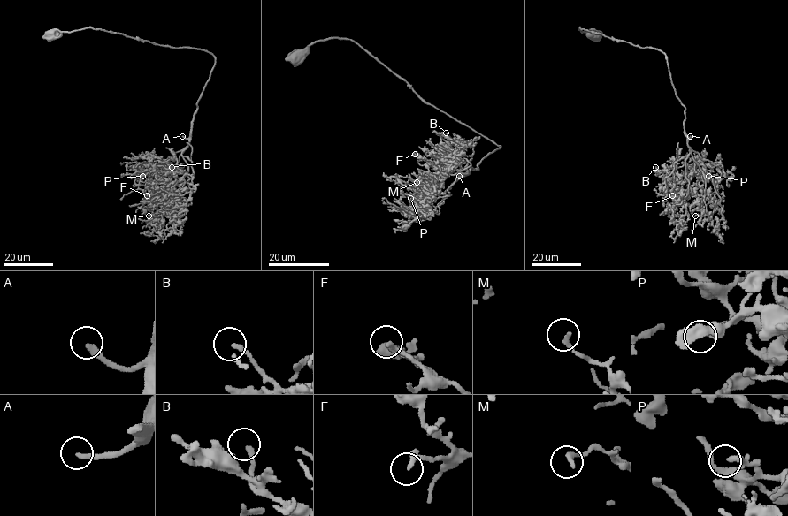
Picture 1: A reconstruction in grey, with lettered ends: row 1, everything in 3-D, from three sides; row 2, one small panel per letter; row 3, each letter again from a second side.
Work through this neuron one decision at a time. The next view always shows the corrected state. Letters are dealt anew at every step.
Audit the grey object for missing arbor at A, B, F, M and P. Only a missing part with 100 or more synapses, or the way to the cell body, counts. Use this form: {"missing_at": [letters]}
{"missing_at": ["A"]}

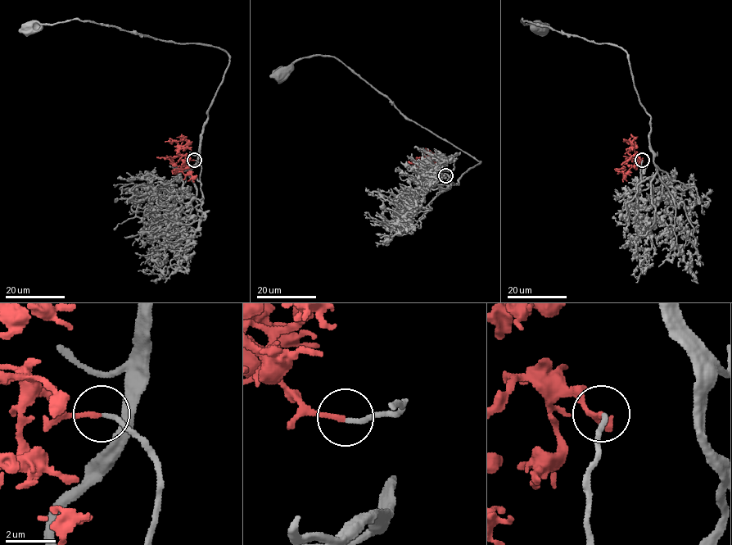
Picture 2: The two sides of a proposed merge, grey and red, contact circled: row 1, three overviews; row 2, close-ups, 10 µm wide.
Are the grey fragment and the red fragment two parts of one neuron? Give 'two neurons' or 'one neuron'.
one neuron

